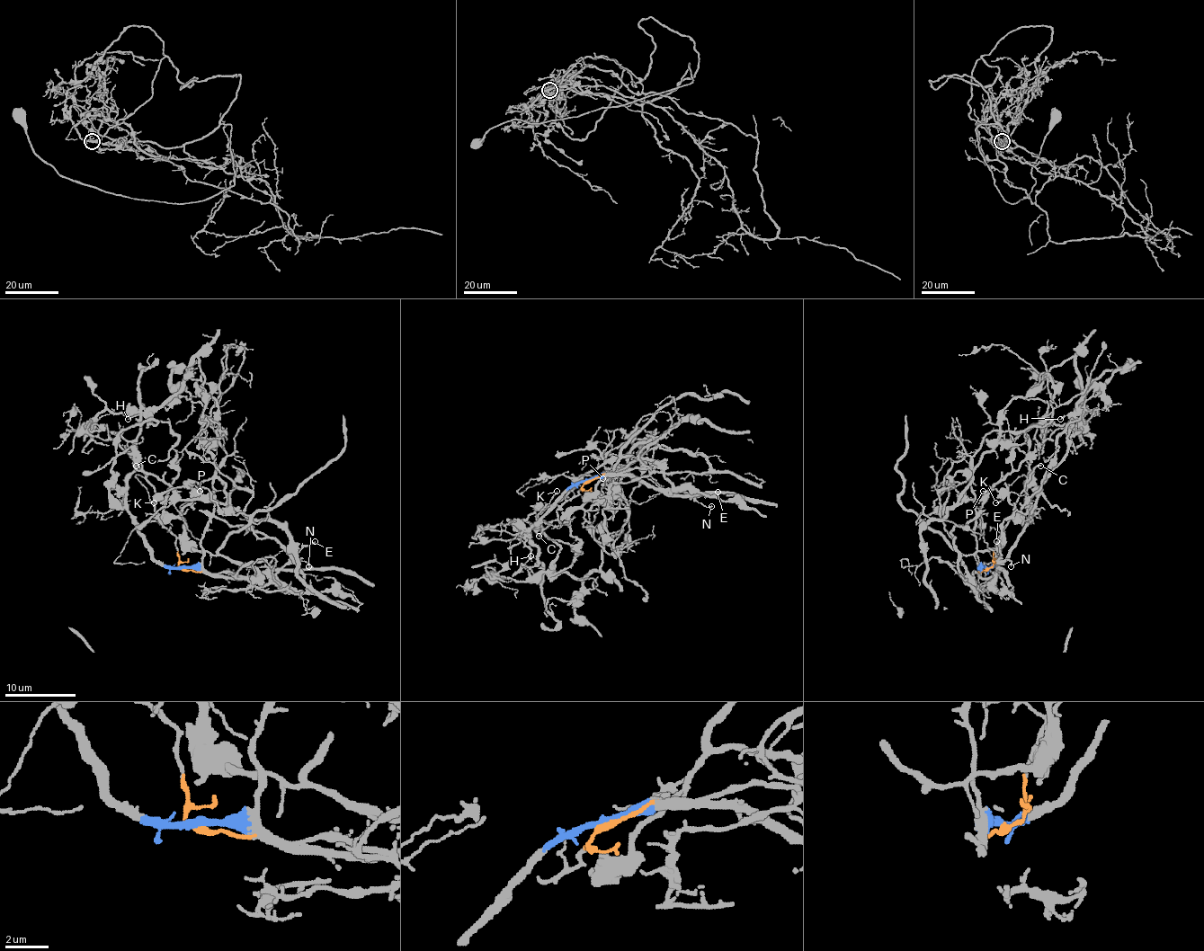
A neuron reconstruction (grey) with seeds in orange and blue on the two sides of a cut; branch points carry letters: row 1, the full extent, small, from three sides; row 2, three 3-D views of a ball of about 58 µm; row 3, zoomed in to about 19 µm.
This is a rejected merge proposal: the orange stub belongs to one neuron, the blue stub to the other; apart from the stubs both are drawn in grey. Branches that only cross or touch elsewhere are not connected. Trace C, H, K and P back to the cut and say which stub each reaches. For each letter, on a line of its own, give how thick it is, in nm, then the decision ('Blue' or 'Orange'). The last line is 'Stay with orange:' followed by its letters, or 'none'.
C: Thickness 100 nm. Orange
H: Thickness 70 nm. Blue
K: Thickness 100 nm. Orange
P: Thickness 110 nm. Blue
Stay with orange: C, K

